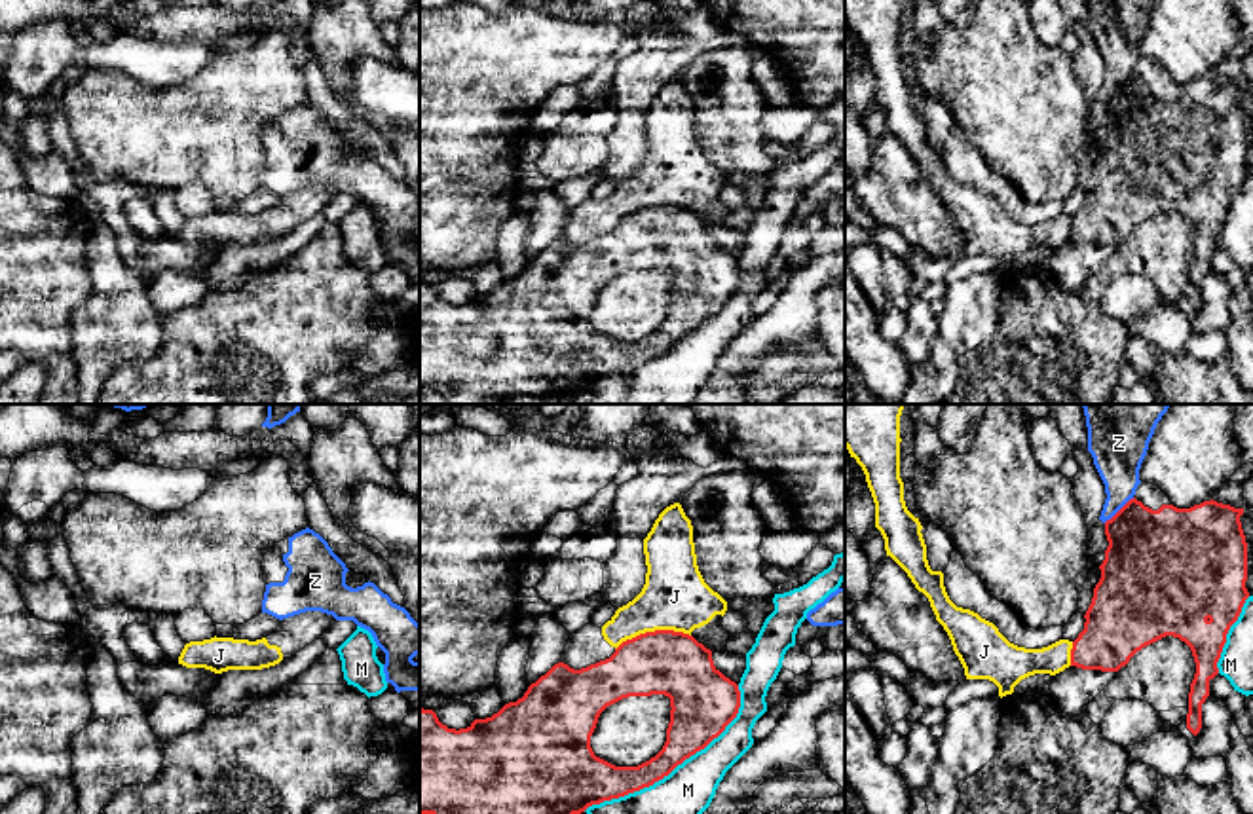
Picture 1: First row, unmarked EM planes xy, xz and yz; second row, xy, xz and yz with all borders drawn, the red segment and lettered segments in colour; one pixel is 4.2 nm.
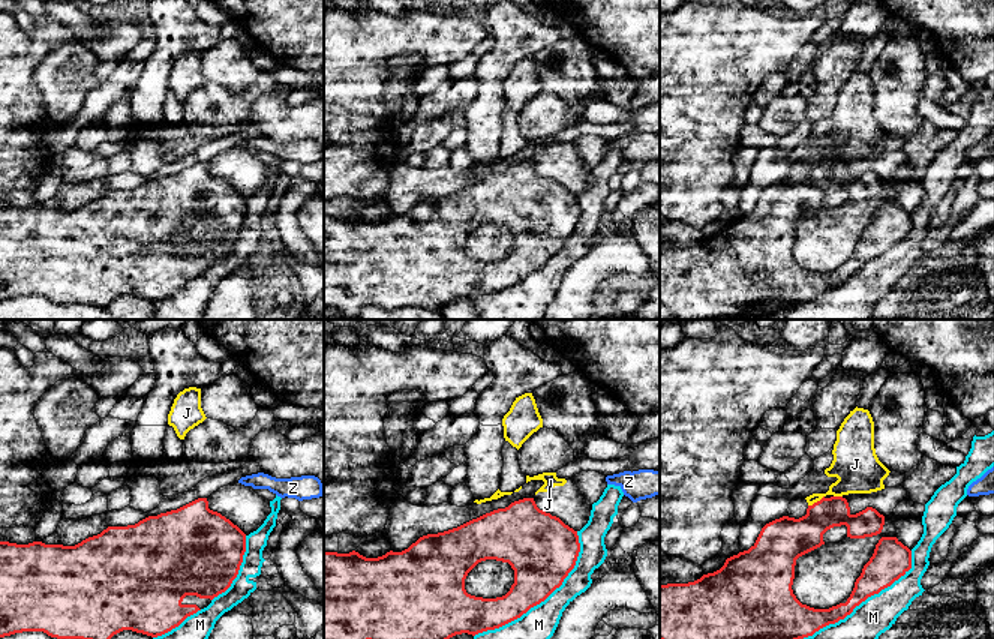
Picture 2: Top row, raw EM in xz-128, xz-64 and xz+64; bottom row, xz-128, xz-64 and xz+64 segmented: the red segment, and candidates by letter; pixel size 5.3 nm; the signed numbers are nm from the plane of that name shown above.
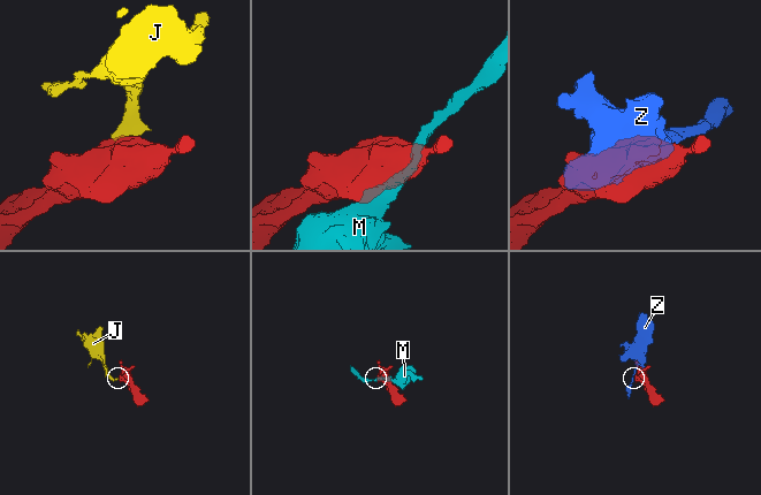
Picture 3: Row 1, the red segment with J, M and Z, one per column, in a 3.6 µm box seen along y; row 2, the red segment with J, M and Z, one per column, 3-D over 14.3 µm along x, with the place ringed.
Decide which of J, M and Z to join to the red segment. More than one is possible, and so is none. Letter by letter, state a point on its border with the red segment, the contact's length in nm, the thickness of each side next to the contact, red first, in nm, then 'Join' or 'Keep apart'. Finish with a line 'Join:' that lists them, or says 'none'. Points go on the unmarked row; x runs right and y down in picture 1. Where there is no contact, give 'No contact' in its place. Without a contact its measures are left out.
J: Touches red at xz (652, 207). Shared border 320 nm. Thickness 280 nm (red) against 280 nm. Keep apart
M: Touches red at xz (674, 342). Shared border 850 nm. Thickness 240 nm (red) against 300 nm. Keep apart
Z: Touches red at yz (1121, 84). Shared border 170 nm. Thickness 400 nm (red) against 220 nm. Keep apart
Join: none

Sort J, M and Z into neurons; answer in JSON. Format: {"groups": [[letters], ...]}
{"groups": [["J"], ["M"], ["Z"]]}

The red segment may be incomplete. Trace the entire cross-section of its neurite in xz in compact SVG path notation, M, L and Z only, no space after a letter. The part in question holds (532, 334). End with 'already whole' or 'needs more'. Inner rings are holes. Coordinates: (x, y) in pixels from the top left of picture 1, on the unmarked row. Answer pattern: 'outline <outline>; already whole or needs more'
outline M674 205L640 209L623 216L609 233L581 245L558 237L522 273L467 304L448 304L433 285L420 281L420 389L433 389L452 404L511 395L566 397L592 379L663 355L718 313L739 283L739 260L714 241L712 226ZM651 269L670 273L663 324L638 342L615 342L596 332L590 311L600 288L623 273Z; already whole

